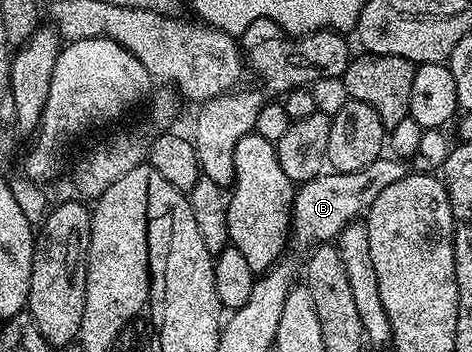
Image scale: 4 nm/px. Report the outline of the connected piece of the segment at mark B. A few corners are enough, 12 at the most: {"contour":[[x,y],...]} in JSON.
{"contour":[[447,128],[425,129],[409,162],[325,172],[292,199],[290,241],[335,242],[410,171],[435,174],[452,154]]}

